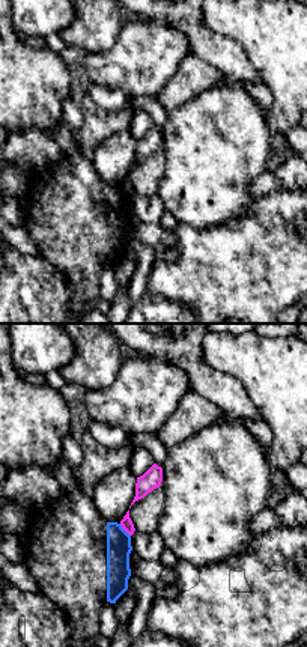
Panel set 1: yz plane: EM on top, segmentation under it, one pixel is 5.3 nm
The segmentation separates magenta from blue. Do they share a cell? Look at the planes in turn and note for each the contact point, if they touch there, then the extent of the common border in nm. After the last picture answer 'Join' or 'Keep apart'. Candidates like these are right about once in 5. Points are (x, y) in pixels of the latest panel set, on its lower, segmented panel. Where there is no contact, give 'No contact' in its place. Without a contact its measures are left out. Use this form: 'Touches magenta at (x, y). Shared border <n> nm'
Touches magenta at (124, 528). Shared border 90 nm

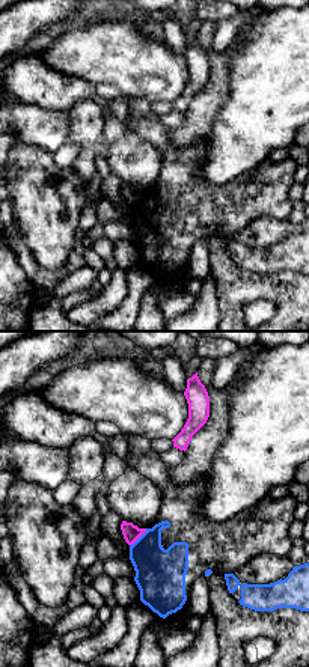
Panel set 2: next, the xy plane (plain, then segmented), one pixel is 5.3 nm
Touches magenta at (137, 538). Shared border 130 nm

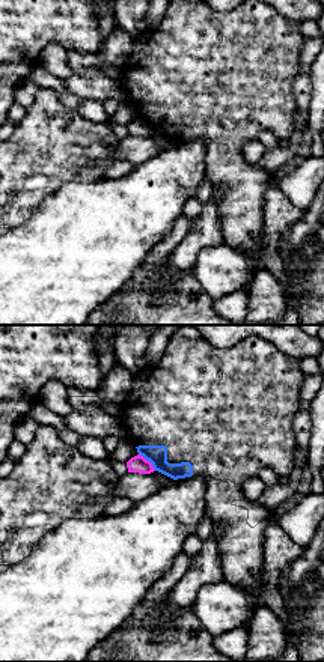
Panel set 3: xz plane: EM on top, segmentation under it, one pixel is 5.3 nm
Touches magenta at (148, 461). Shared border 130 nm

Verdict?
Keep apart

